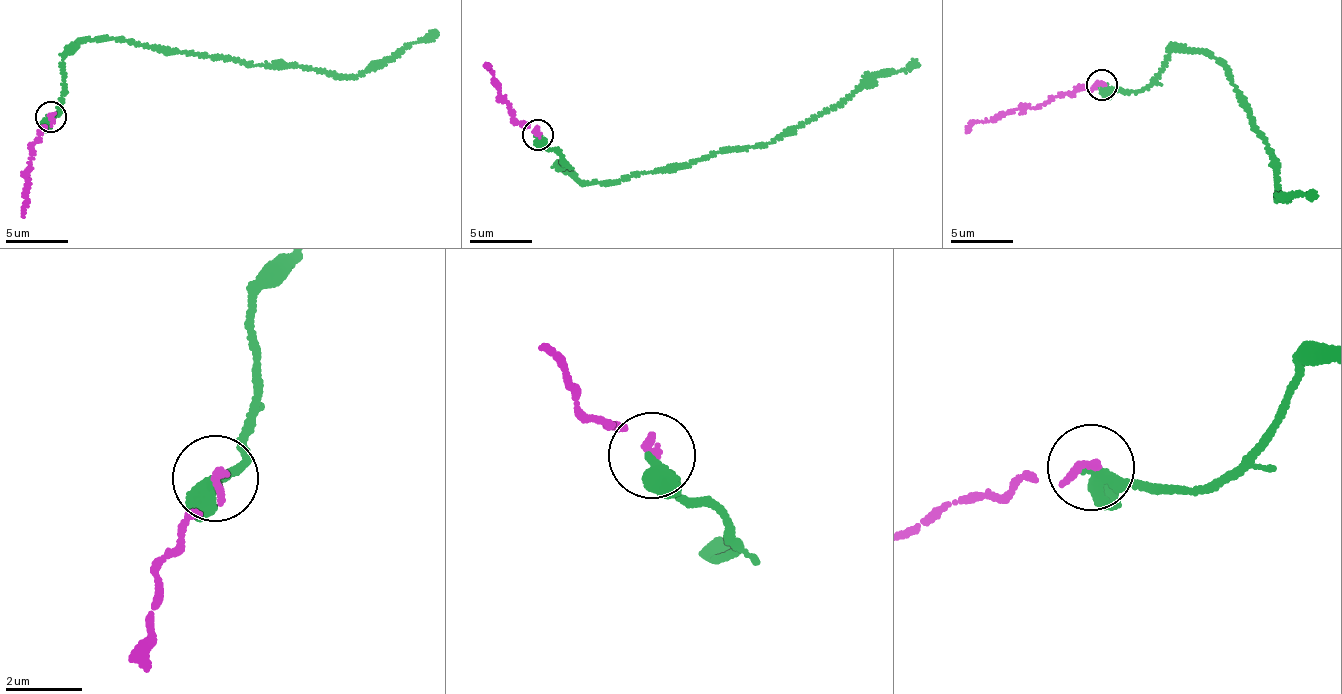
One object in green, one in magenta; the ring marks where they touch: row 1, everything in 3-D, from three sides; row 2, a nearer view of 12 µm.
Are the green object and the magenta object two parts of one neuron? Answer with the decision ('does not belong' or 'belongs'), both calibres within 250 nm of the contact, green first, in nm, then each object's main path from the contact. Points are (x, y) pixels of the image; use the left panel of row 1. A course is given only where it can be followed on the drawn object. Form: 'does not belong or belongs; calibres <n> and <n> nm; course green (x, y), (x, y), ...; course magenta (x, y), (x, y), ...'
does not belong; calibres 280 and 200 nm; course green (49, 117), (58, 108), (66, 52), (86, 40), (122, 37), (181, 53), (295, 63), (356, 75), (437, 32); course magenta (49, 117), (51, 123), (42, 126), (31, 149), (24, 217)

